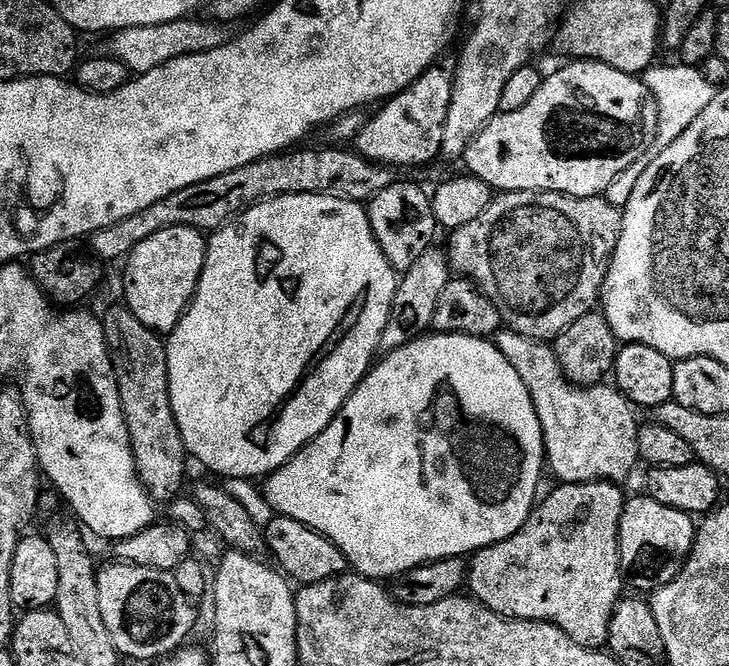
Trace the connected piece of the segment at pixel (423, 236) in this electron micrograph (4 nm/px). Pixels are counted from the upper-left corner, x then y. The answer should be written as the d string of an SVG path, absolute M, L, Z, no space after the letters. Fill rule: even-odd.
M393 182L391 186L372 197L366 208L372 232L388 259L388 265L397 273L407 272L418 258L429 251L432 235L438 232L438 225L432 213L432 202L429 193L423 192L416 184Z

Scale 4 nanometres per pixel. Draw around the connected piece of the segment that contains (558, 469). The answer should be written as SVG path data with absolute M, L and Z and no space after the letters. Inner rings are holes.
M507 330L497 331L494 343L510 366L518 370L526 390L530 390L544 435L546 464L560 484L586 484L590 478L616 482L631 470L632 463L638 460L638 423L630 401L619 390L607 388L604 382L591 386L573 384L561 372L555 351L547 343Z

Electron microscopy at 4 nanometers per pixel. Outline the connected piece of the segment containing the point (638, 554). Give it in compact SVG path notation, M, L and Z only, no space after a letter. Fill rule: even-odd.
M641 494L627 501L620 515L618 541L620 545L620 567L623 579L632 588L641 588L645 594L651 594L661 588L663 582L654 582L652 564L660 552L674 550L681 557L691 547L694 534L693 517L686 512L679 512L670 506L662 506L647 494Z

